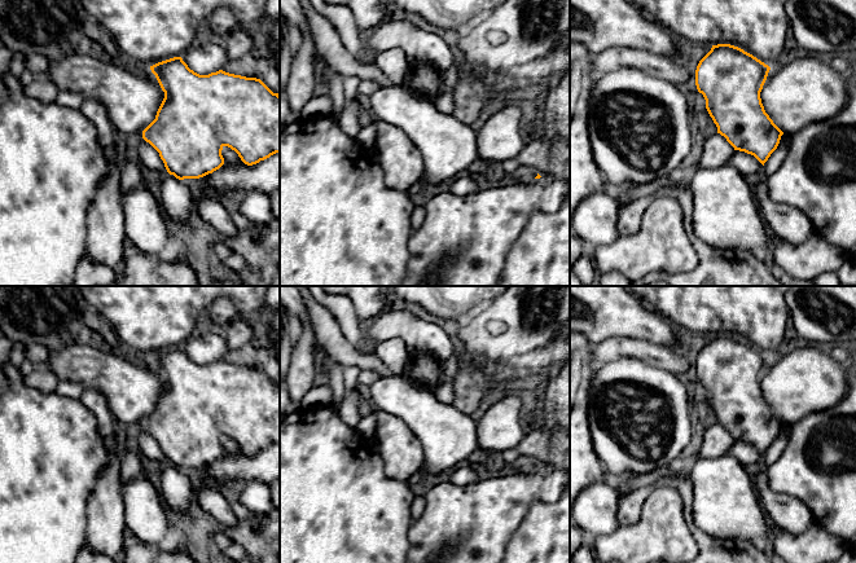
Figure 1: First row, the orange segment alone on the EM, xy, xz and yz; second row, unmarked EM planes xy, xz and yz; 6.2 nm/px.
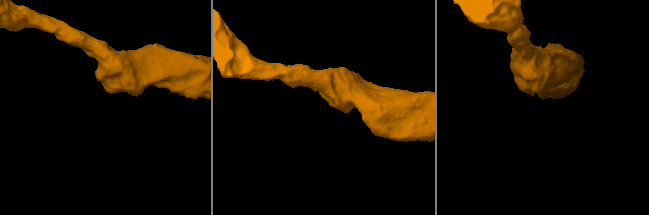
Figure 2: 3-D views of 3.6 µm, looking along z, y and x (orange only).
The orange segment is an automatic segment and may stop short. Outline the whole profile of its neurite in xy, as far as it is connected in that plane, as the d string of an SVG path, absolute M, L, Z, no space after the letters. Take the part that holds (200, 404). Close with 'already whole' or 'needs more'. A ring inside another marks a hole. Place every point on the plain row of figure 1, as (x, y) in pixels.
M174 347L150 356L164 388L155 409L142 421L142 428L158 443L170 465L179 470L199 469L224 454L224 436L234 440L241 450L253 456L280 443L280 384L273 383L260 369L246 368L219 360L199 365L190 360L181 347Z; already whole

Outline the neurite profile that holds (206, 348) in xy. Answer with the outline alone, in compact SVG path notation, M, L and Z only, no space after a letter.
M221 330L192 335L181 348L190 360L199 365L208 365L223 360L228 352L227 340Z

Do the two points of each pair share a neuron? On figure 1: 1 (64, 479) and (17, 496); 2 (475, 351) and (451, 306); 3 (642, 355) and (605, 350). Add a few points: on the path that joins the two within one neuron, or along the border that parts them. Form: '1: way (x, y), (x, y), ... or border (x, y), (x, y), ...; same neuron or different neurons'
1: way (52, 479), (34, 479), (29, 484); same neuron
2: border (490, 300), (465, 319); different neurons
3: way (633, 350), (614, 350); same neuron

